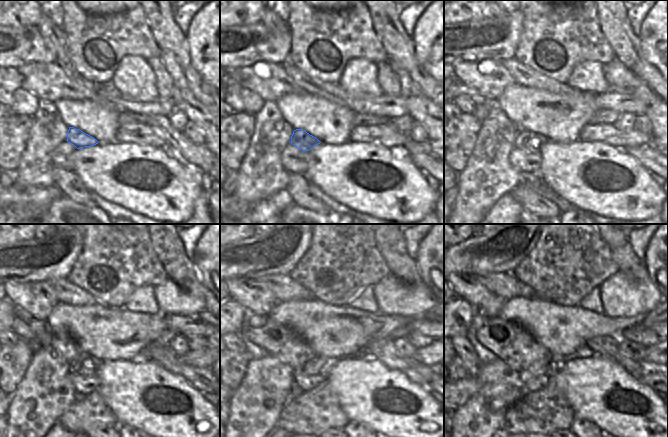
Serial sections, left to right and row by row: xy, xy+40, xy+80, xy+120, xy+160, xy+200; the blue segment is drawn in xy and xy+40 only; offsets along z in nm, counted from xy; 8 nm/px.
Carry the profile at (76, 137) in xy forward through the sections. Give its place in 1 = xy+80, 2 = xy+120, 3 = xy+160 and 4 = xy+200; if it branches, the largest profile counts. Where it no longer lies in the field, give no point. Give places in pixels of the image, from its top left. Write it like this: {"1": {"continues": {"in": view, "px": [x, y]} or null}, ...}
{"1": {"continues": {"in": "xy+80", "px": [529, 141]}}, "2": {"continues": {"in": "xy+120", "px": [85, 365]}}, "3": {"continues": {"in": "xy+160", "px": [318, 365]}}, "4": {"continues": {"in": "xy+200", "px": [541, 367]}}}

